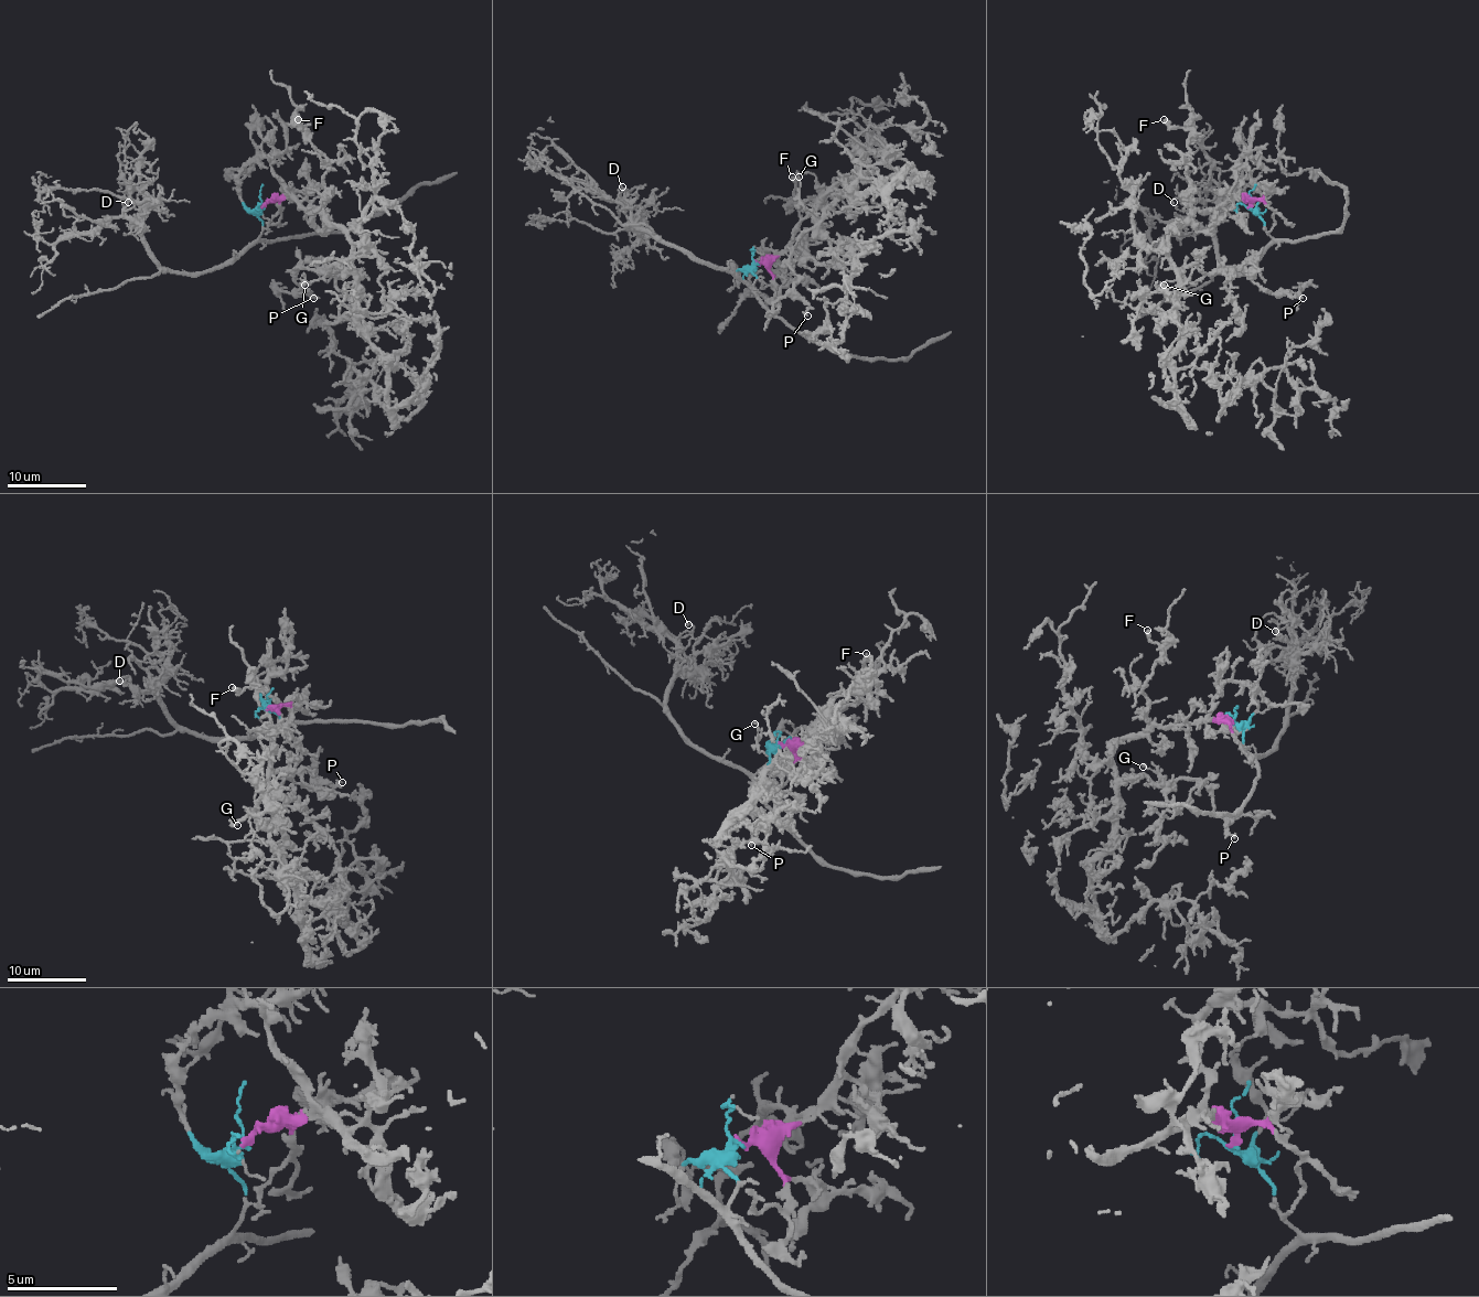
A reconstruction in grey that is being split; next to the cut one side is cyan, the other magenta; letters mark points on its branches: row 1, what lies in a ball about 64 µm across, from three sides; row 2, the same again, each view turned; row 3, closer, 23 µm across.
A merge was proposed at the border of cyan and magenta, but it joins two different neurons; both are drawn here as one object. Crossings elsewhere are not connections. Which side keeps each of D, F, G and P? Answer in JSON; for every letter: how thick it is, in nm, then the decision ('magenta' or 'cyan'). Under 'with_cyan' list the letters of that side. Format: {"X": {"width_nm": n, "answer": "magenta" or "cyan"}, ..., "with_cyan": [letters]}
{"D": {"width_nm": 130, "answer": "cyan"}, "F": {"width_nm": 320, "answer": "magenta"}, "G": {"width_nm": 150, "answer": "magenta"}, "P": {"width_nm": 200, "answer": "magenta"}, "with_cyan": ["D"]}

